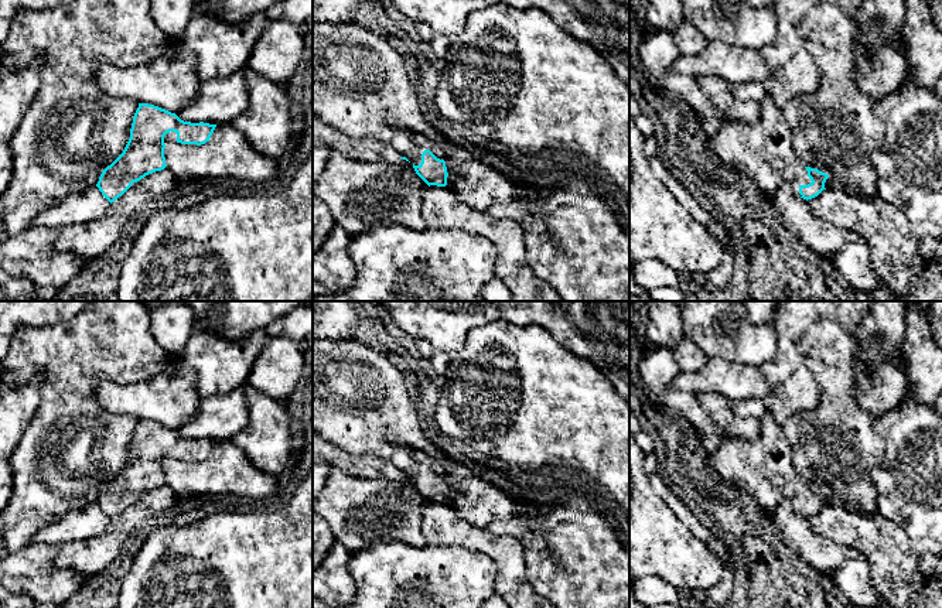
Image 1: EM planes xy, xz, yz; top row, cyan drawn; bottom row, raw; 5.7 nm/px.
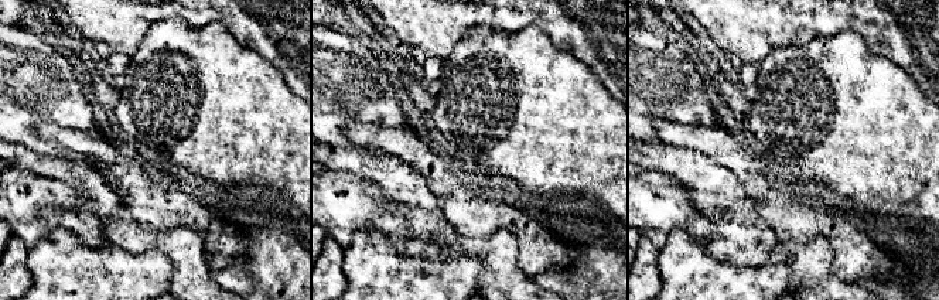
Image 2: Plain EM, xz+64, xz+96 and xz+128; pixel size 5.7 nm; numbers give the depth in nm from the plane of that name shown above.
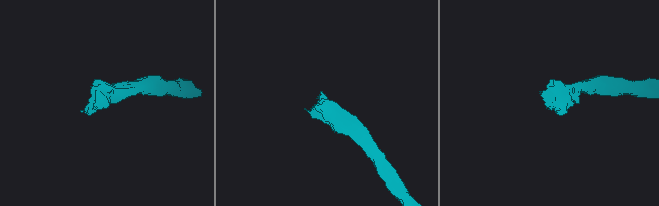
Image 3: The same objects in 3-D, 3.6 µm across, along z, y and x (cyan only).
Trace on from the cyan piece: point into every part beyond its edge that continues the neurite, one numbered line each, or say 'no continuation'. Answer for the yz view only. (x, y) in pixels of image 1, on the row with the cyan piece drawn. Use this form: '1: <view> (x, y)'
1: yz (763, 152)

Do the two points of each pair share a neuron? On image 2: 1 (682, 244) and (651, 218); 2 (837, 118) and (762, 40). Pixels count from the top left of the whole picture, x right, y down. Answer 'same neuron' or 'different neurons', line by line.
1: different neurons
2: different neurons

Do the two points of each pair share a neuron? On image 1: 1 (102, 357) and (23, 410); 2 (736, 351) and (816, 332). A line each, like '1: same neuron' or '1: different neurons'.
1: different neurons
2: different neurons

